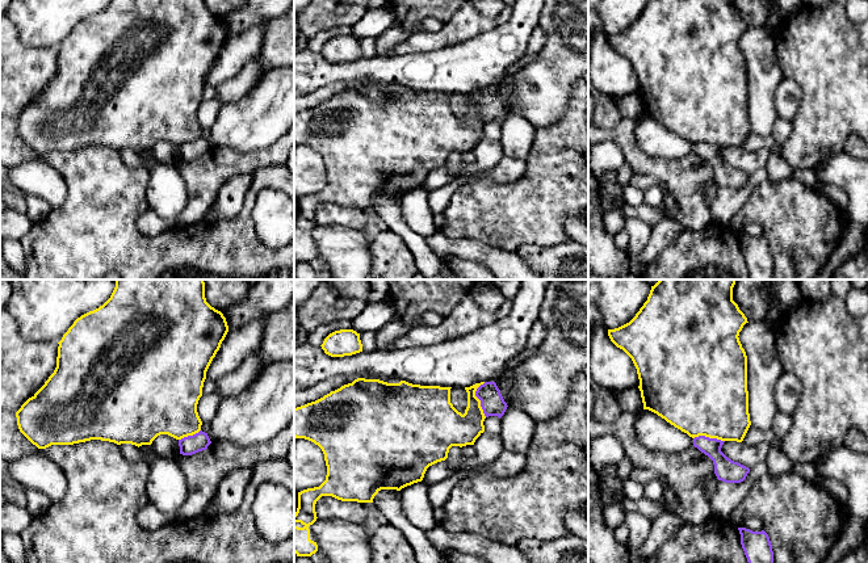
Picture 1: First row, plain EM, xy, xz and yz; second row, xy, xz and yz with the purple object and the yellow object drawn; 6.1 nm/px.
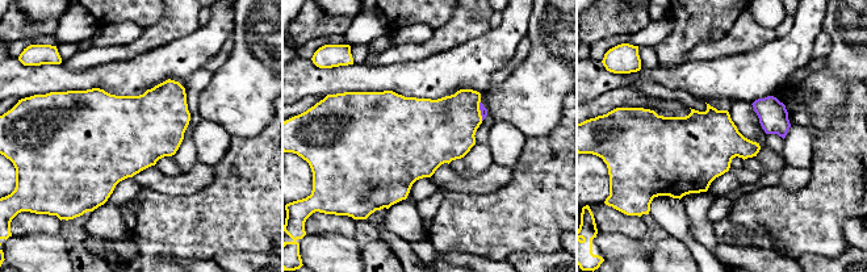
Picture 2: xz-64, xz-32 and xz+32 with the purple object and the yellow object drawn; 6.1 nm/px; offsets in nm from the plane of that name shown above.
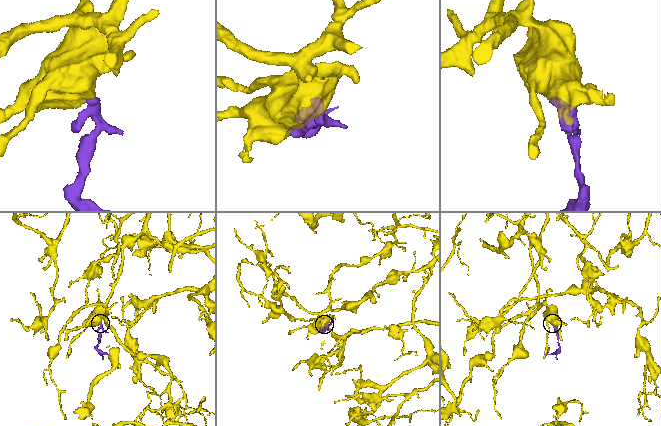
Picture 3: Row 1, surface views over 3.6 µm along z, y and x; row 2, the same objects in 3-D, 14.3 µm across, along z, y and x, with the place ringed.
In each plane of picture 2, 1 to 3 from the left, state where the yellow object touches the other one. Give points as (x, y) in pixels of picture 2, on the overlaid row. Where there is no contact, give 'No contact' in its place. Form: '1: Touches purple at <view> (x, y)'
1: No contact
2: Touches purple at xz-32 (480, 109)
3: No contact

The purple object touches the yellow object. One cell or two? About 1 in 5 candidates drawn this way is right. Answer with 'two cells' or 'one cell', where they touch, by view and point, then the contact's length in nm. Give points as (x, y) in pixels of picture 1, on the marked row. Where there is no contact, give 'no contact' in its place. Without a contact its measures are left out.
two cells; contact xz (478, 398); length 220 nm

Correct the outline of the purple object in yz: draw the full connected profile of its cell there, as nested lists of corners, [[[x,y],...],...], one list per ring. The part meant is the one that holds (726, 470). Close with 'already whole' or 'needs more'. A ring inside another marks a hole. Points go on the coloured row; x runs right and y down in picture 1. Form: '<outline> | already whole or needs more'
[[[705,436],[693,438],[693,446],[713,461],[714,474],[718,480],[725,483],[741,483],[746,479],[750,469],[727,458],[721,451],[724,442],[725,441]]] | already whole

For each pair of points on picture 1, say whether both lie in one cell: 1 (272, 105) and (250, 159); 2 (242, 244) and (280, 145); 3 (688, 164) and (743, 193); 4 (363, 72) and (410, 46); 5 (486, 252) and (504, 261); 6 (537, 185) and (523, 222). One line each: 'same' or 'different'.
1: different
2: different
3: different
4: different
5: same
6: same

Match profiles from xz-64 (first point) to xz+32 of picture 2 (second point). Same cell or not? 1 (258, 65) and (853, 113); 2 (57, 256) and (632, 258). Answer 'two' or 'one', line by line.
1: two
2: one

